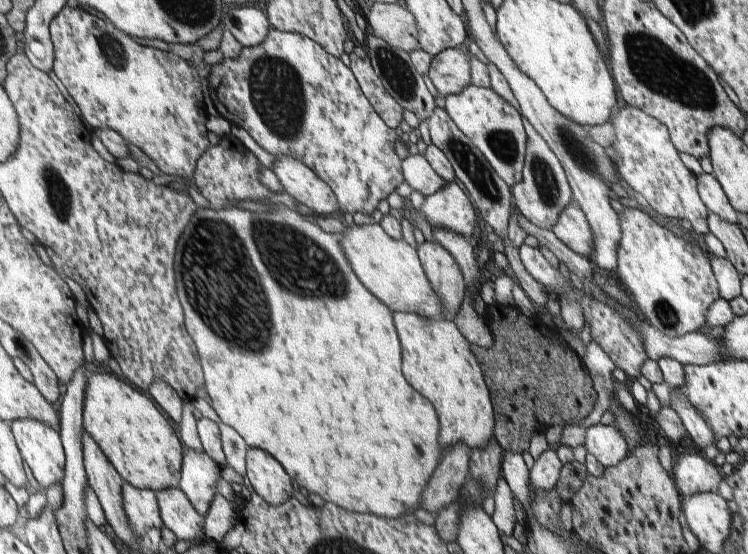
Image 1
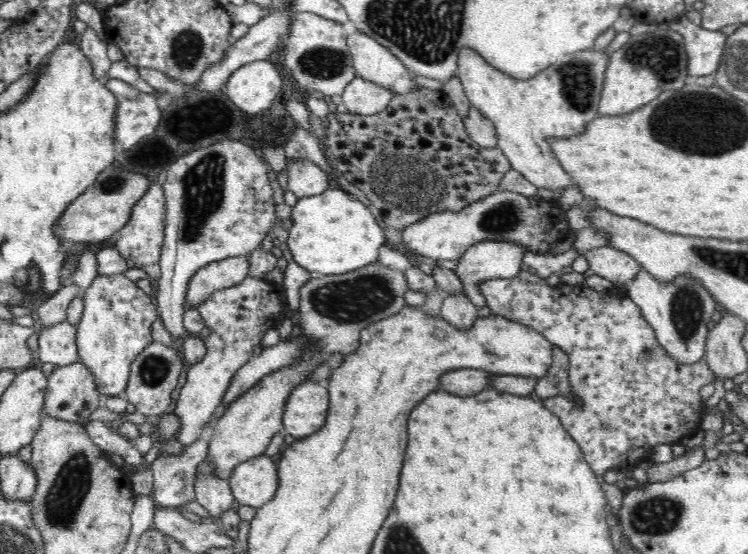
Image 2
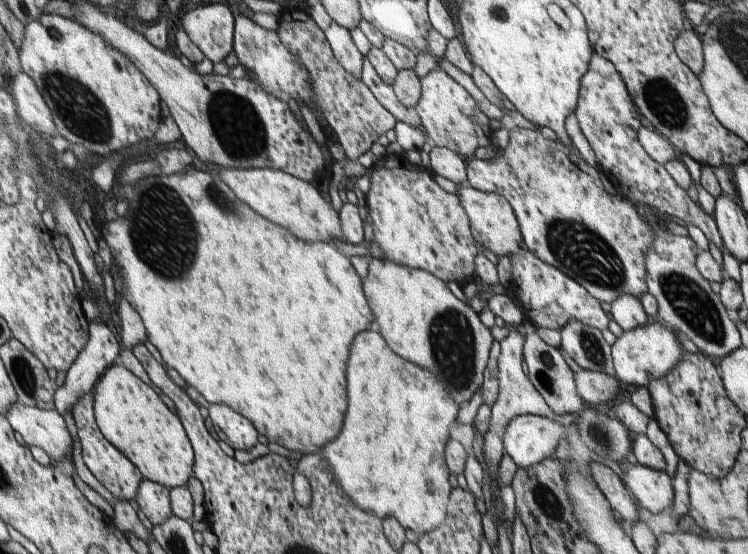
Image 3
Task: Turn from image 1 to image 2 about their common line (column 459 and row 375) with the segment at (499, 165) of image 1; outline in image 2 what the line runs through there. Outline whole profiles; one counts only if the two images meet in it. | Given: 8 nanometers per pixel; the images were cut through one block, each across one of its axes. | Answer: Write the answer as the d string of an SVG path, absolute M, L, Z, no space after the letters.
M97 274L91 280L90 287L82 290L82 297L83 313L79 323L74 326L77 330L75 343L79 360L92 371L96 389L102 399L108 396L122 396L125 392L130 363L146 345L154 341L151 326L159 318L155 303L152 303L147 291L136 287L136 284L128 280L124 274L112 274L112 276Z

